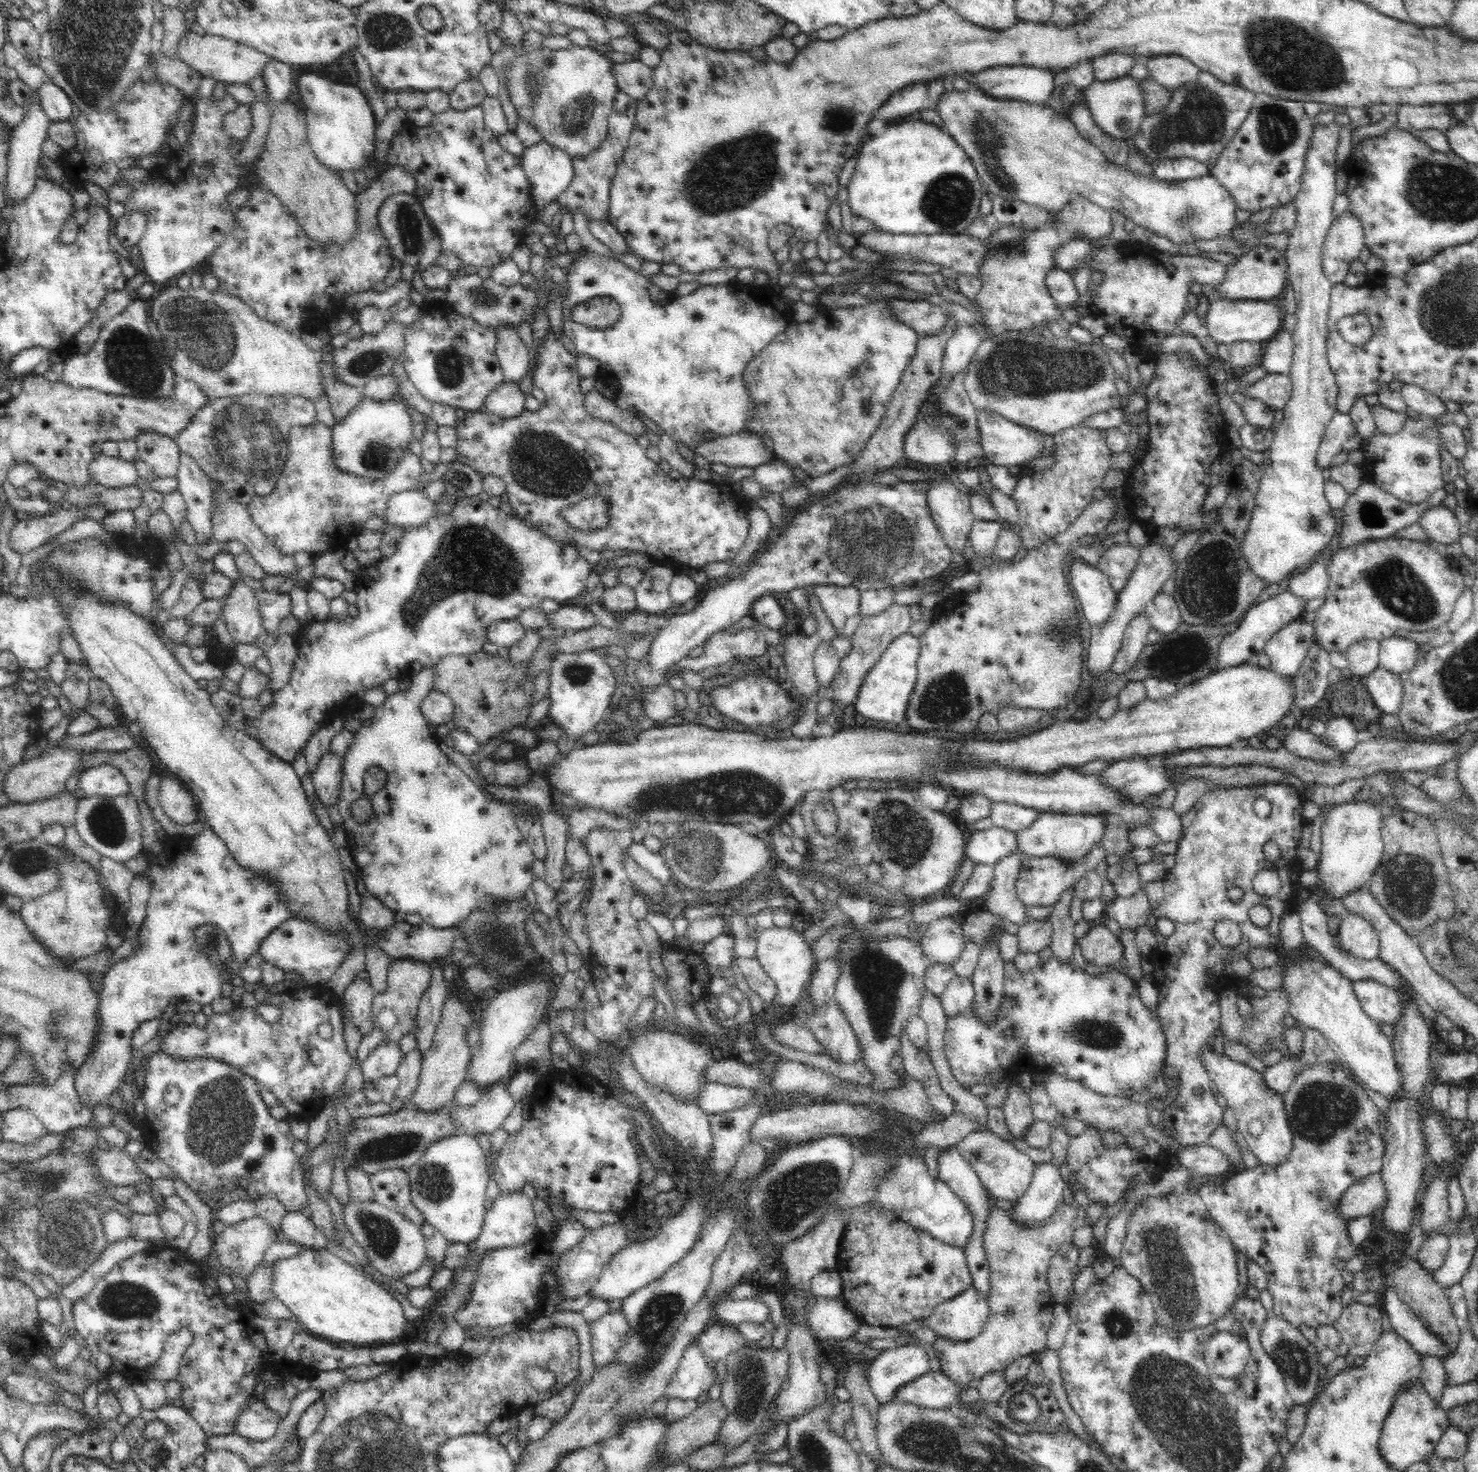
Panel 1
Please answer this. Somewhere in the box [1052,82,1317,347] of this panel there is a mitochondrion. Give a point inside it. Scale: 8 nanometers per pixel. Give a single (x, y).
(1199, 119)

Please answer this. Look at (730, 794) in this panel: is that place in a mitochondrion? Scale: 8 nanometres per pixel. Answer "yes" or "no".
yes

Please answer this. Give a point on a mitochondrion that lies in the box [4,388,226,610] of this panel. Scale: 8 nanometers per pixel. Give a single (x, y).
(80, 579)

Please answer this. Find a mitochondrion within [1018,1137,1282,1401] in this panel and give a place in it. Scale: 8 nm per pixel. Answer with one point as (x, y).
(1173, 1275)

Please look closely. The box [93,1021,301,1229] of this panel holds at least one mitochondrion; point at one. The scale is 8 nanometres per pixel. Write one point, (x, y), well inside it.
(220, 1122)

